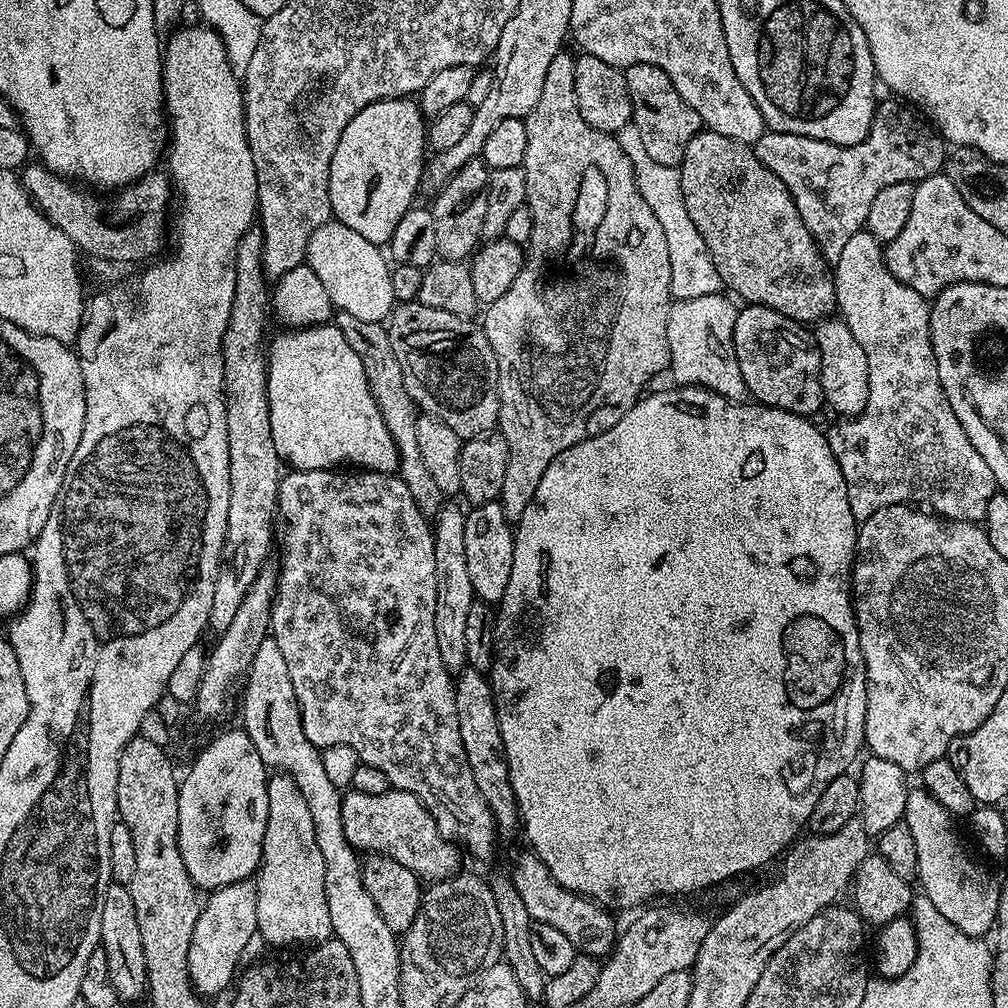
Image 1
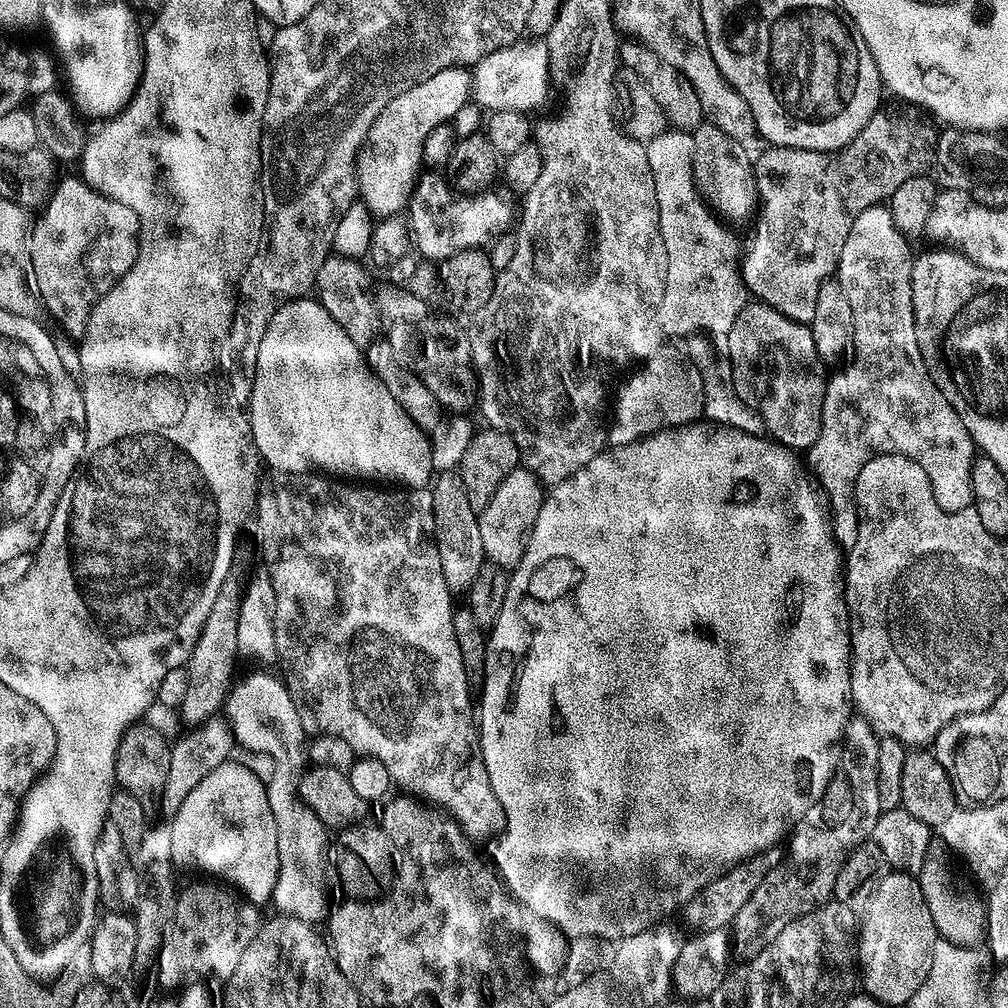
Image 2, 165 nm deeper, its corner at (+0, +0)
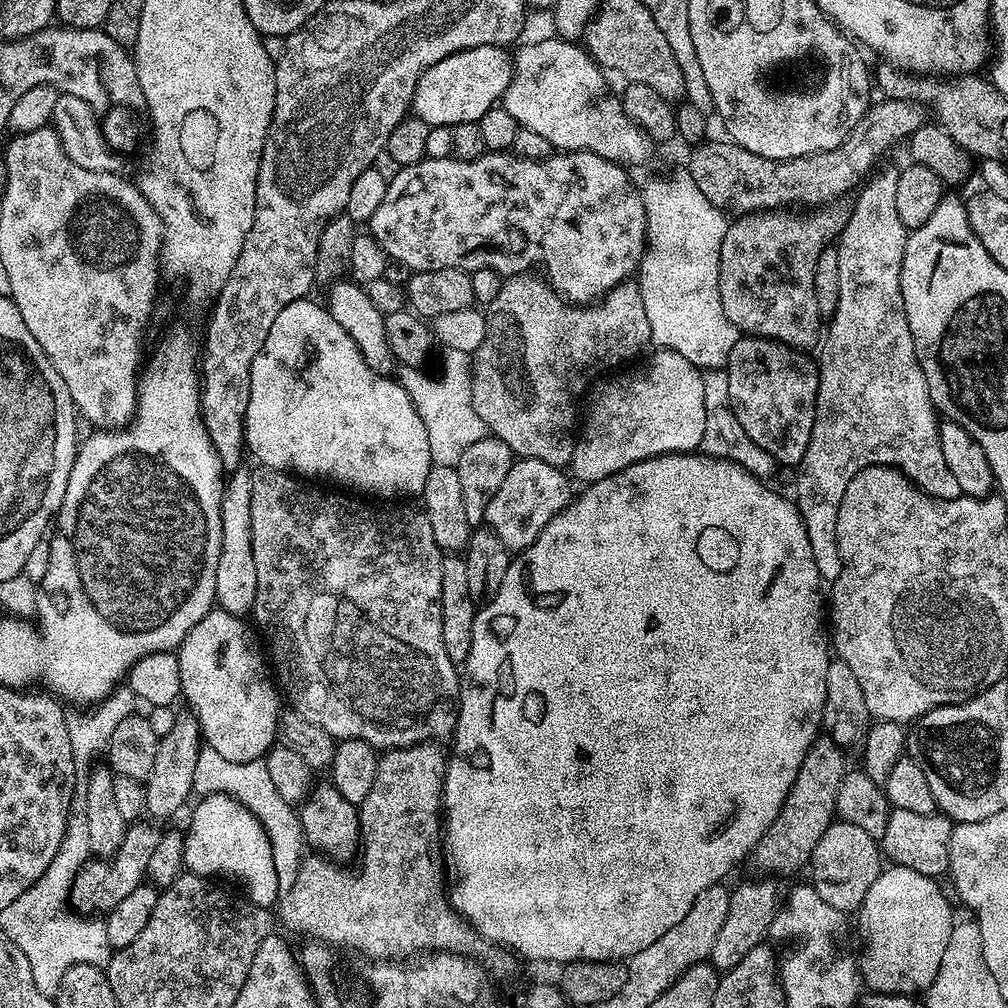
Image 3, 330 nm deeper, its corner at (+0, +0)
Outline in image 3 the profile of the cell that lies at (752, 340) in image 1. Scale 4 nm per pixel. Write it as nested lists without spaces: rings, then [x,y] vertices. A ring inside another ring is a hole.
[[[745,335],[740,338],[737,344],[730,351],[729,360],[726,365],[728,374],[728,398],[732,412],[738,418],[738,422],[742,422],[742,430],[746,430],[746,434],[750,434],[750,442],[754,442],[754,446],[762,446],[762,450],[766,450],[766,454],[770,454],[770,458],[774,458],[777,465],[792,464],[799,466],[804,461],[806,450],[810,446],[810,438],[812,431],[816,425],[816,395],[818,394],[818,386],[820,385],[820,373],[817,365],[807,360],[803,351],[788,347],[785,344],[777,343],[772,339],[764,339],[761,336]]]

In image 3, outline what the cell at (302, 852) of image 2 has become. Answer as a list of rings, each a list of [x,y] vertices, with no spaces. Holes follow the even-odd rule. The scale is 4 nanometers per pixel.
[[[207,612],[178,649],[182,696],[200,723],[203,743],[222,758],[239,764],[261,759],[277,743],[282,711],[281,693],[273,681],[273,685],[268,681],[270,668],[265,653],[258,640],[256,645],[253,629],[244,623],[229,612]]]

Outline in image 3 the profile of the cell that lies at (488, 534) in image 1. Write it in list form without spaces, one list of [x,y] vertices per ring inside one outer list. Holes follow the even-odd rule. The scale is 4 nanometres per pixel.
[[[517,459],[510,466],[510,474],[506,474],[506,482],[498,486],[498,494],[490,498],[490,506],[486,506],[484,524],[506,545],[509,553],[519,554],[529,548],[542,534],[542,530],[567,508],[573,499],[574,491],[568,485],[569,477],[559,468],[550,466],[541,460]]]

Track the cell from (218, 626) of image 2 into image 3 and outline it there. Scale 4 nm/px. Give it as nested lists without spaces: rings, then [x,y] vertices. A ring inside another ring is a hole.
[[[191,714],[177,715],[170,732],[160,737],[158,758],[146,781],[144,811],[149,817],[152,815],[156,820],[164,820],[187,802],[188,795],[193,795],[198,765],[202,760],[200,748],[202,749],[200,723]]]

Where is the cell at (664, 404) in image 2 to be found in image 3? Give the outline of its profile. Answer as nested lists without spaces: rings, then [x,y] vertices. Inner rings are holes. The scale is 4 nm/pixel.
[[[665,350],[653,351],[648,360],[648,368],[636,372],[633,376],[624,376],[616,380],[596,400],[588,421],[583,421],[582,431],[576,441],[576,449],[572,455],[570,472],[573,477],[595,482],[607,476],[618,474],[630,466],[655,456],[671,456],[673,454],[692,454],[700,448],[702,434],[706,434],[706,394],[704,393],[704,377],[701,369],[676,352]]]

